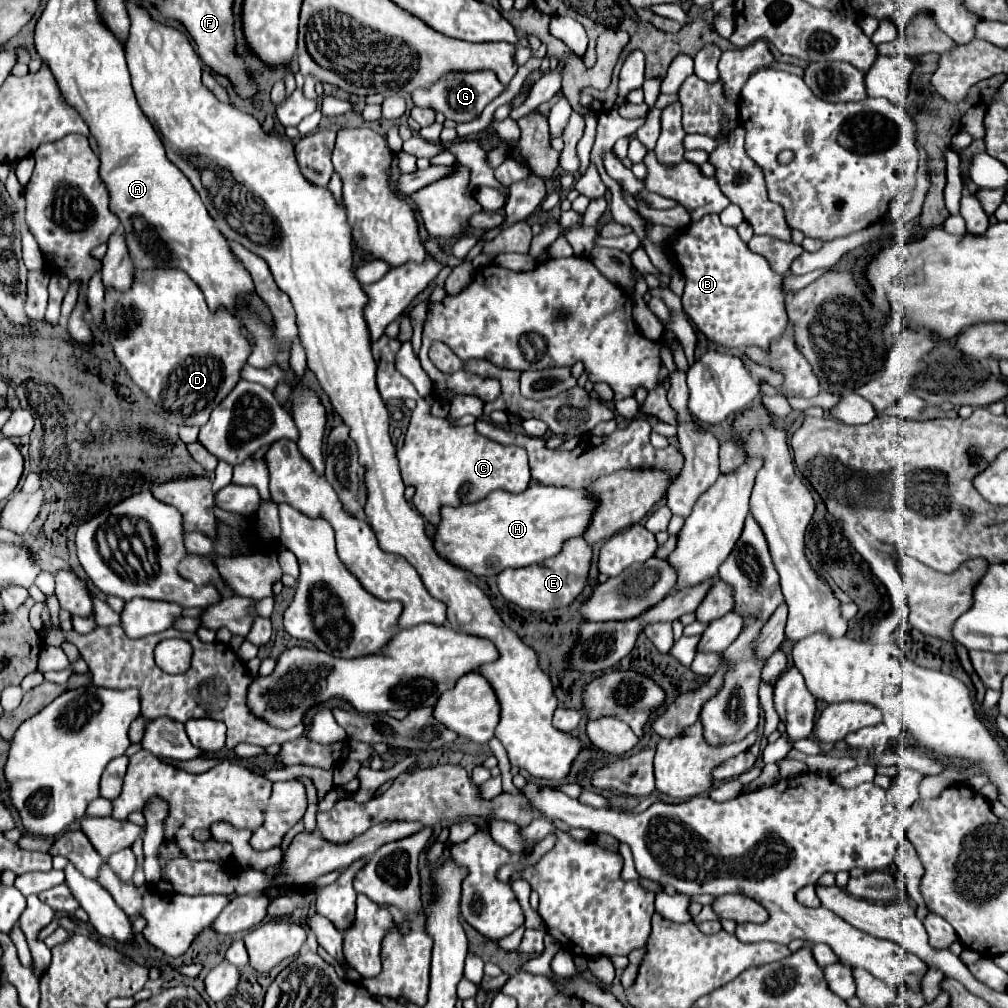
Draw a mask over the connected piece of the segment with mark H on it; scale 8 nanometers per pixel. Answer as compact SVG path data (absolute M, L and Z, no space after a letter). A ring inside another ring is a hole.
M535 483L517 495L495 491L475 503L467 503L459 507L443 505L441 521L435 525L433 547L443 559L447 559L455 567L471 571L477 577L487 577L487 575L493 577L507 567L527 567L557 555L565 539L579 537L585 531L593 509L595 509L595 499L589 497L585 489L571 491L567 487L545 487L541 483Z

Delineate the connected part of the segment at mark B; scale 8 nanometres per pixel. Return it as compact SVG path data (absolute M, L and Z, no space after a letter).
M719 215L691 221L667 243L667 251L685 277L683 309L707 339L735 349L759 347L763 351L787 331L785 275L771 269L767 259L753 253L735 227L725 227Z

